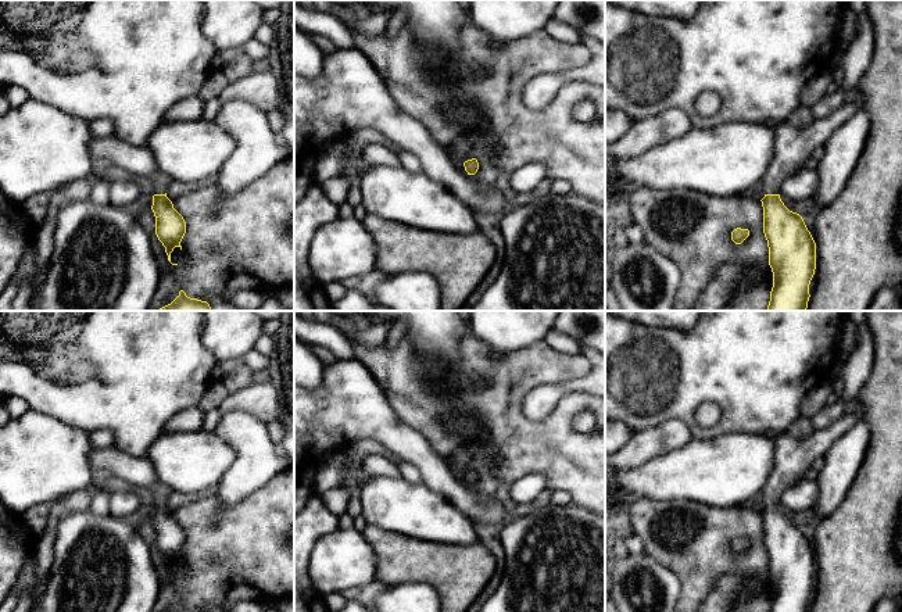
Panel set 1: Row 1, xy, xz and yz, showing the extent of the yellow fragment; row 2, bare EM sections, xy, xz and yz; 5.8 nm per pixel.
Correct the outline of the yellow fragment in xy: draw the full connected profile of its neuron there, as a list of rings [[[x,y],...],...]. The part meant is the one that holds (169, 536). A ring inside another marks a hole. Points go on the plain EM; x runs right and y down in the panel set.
[[[114,445],[94,448],[90,454],[90,468],[92,472],[107,470],[119,486],[139,486],[151,490],[155,501],[151,516],[155,527],[155,545],[171,573],[173,559],[182,561],[180,552],[186,544],[186,533],[167,508],[167,500],[173,491],[157,479],[148,457],[129,455]]]

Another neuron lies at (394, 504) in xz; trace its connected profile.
[[[373,476],[361,488],[359,500],[366,523],[387,532],[452,545],[480,541],[473,522],[425,483]]]

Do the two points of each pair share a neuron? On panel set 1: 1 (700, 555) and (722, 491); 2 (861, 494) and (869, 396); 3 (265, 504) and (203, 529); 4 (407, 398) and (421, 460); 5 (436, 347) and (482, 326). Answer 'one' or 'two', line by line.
1: two
2: one
3: one
4: two
5: two

